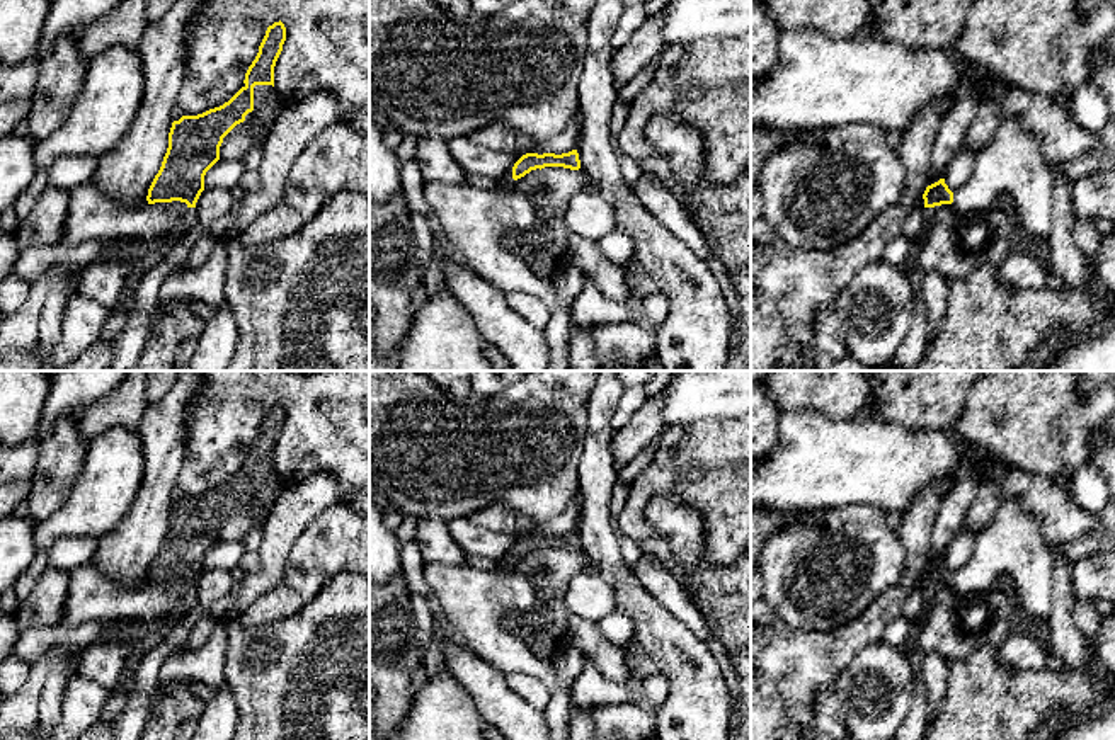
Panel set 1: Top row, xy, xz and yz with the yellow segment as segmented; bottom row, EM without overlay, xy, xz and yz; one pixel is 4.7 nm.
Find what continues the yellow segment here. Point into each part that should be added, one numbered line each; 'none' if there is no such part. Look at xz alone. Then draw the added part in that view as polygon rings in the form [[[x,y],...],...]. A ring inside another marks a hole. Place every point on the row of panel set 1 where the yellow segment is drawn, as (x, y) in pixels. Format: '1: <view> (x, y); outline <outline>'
1: xz (504, 182); outline [[[517,157],[516,162],[517,162],[519,158],[521,158],[521,157]],[[514,162],[514,163],[516,163],[516,162]],[[512,163],[499,179],[495,179],[497,191],[509,192],[509,191],[514,189],[514,184],[516,184],[516,180],[512,179],[512,167],[514,167],[514,163]]]

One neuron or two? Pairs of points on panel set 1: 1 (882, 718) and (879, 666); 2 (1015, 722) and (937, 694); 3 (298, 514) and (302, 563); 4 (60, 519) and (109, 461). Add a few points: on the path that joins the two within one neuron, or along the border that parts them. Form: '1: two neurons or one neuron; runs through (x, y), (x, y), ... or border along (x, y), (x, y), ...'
1: one neuron; runs through (879, 705), (879, 679)
2: two neurons; border along (949, 664), (943, 706), (932, 722)
3: two neurons; border along (334, 506), (322, 511), (303, 531)
4: one neuron; runs through (75, 507), (106, 477)

